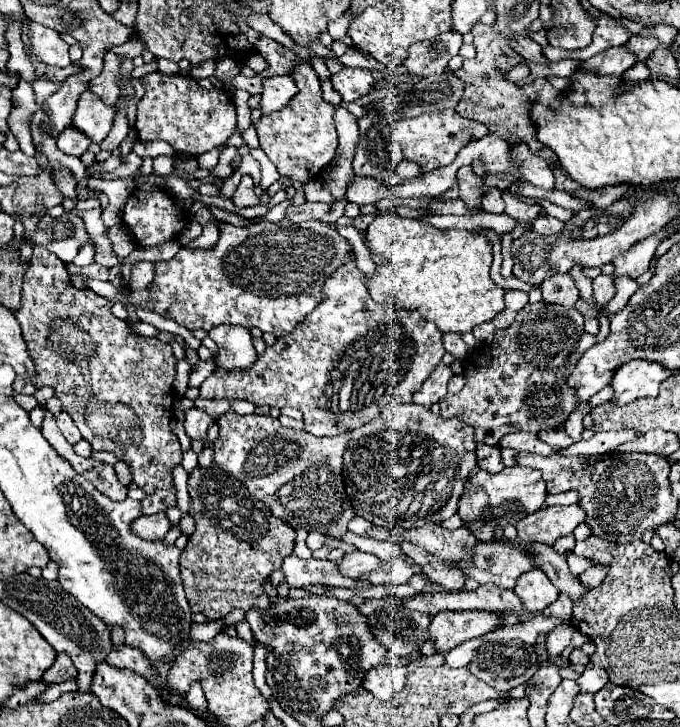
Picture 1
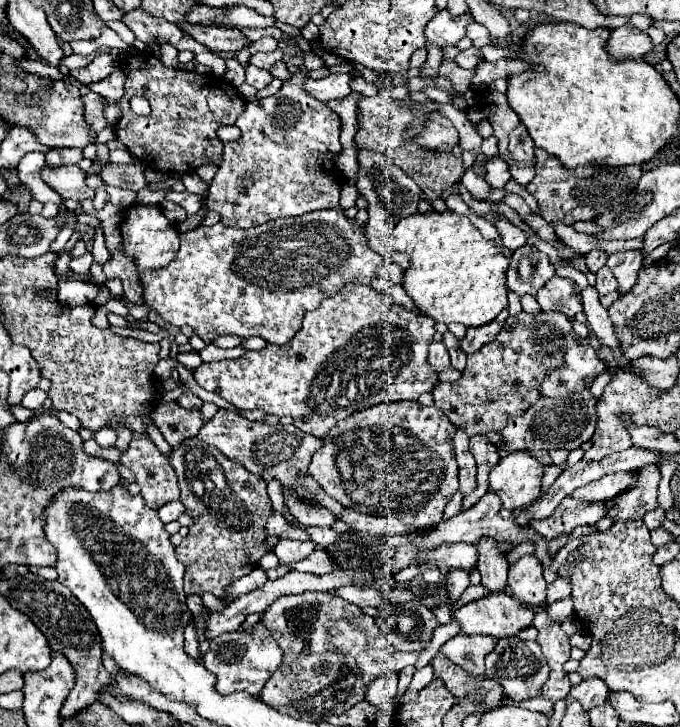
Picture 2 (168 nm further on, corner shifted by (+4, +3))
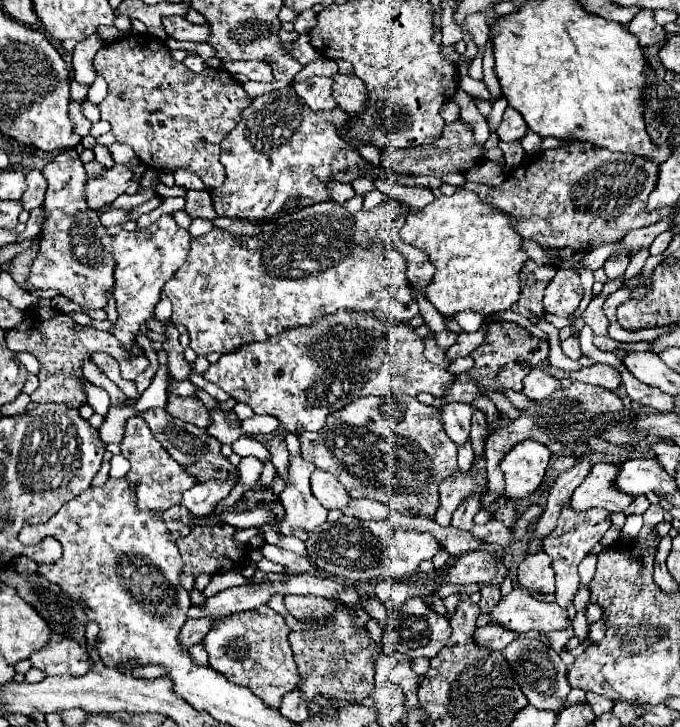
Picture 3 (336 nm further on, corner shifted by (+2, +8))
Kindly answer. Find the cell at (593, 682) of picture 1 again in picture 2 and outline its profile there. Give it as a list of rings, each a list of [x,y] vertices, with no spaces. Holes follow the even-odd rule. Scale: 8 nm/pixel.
[[[587,678],[579,686],[571,688],[567,702],[579,702],[583,710],[591,710],[595,706],[607,706],[609,704],[607,698],[609,698],[607,684],[601,682],[599,678]]]

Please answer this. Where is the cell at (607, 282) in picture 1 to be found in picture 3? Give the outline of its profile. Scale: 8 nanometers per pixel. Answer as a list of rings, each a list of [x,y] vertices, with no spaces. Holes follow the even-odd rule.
[[[613,253],[605,261],[605,265],[603,265],[603,269],[607,273],[607,279],[619,279],[619,277],[623,277],[623,273],[627,269],[627,263],[629,263],[629,255],[627,253]]]

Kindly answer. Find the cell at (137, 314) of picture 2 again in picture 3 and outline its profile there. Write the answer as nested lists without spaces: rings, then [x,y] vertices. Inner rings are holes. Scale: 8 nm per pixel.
[[[161,293],[161,300],[155,308],[155,318],[159,321],[168,321],[172,314],[172,304],[168,301],[168,298],[164,293]]]

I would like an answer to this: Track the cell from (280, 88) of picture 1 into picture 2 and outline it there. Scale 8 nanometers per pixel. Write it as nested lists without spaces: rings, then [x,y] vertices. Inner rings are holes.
[[[249,64],[247,66],[247,84],[251,84],[251,86],[255,86],[257,90],[263,90],[265,86],[269,86],[269,82],[273,80],[273,76],[267,72],[267,70],[261,70],[261,68],[257,68],[257,66],[253,66],[253,64]]]

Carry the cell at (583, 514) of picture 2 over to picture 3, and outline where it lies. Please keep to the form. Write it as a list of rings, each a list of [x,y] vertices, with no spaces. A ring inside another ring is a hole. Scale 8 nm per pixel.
[[[597,463],[593,471],[585,477],[585,481],[571,495],[573,511],[589,511],[595,507],[603,507],[607,511],[625,511],[633,497],[627,493],[617,493],[613,489],[613,477],[617,475],[617,465],[613,463]],[[605,479],[605,487],[601,483]]]

